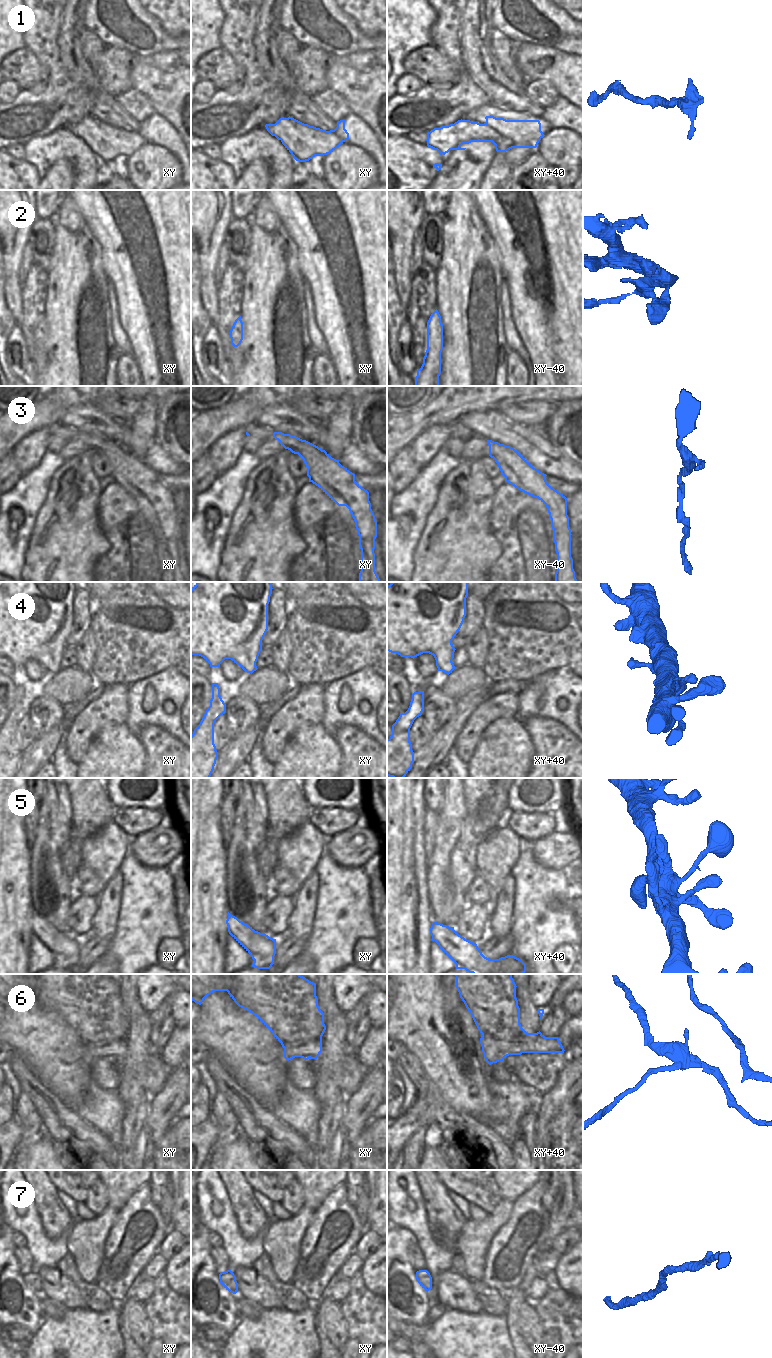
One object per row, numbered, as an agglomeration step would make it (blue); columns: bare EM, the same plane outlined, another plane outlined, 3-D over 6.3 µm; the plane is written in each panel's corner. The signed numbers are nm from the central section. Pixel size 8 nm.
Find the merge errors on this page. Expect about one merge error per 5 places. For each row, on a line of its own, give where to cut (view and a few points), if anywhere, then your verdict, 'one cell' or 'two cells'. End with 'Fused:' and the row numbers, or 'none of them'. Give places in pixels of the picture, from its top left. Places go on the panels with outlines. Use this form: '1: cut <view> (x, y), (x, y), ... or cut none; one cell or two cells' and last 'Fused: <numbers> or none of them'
1: cut xy+40 (499, 135), (497, 137), (478, 136), (476, 138); two cells
2: cut none; one cell
3: cut none; one cell
4: cut none; one cell
5: cut none; one cell
6: cut xy+40 (482, 1034), (519, 1044), (522, 1052); two cells
7: cut none; one cell
Fused: 1, 6

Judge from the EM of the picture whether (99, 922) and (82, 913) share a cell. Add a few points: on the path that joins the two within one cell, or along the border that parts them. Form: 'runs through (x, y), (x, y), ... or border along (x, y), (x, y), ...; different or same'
border along (98, 897), (98, 907), (89, 934); different

